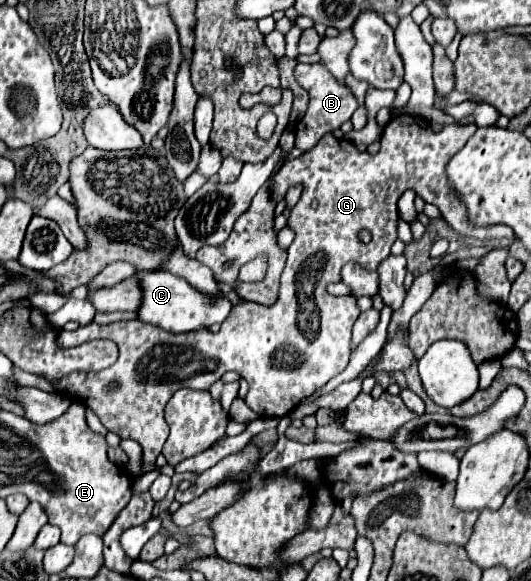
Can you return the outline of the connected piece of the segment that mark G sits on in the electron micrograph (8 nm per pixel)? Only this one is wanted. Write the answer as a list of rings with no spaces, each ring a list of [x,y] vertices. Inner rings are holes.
[[[399,115],[391,119],[391,125],[383,129],[383,141],[381,149],[375,157],[361,153],[351,141],[337,139],[333,133],[327,133],[321,137],[321,141],[307,153],[303,153],[297,159],[285,161],[279,171],[271,177],[271,197],[276,202],[283,201],[289,187],[303,185],[301,199],[291,211],[289,227],[295,231],[295,241],[289,247],[287,265],[281,275],[281,293],[279,299],[273,305],[259,305],[259,303],[241,303],[235,305],[231,311],[231,317],[227,317],[221,323],[221,329],[217,334],[212,334],[209,329],[189,331],[189,333],[167,333],[163,329],[157,329],[153,325],[141,323],[139,319],[133,321],[117,321],[109,325],[97,325],[89,323],[85,327],[79,327],[75,331],[59,331],[59,345],[61,347],[75,347],[83,341],[93,339],[111,339],[119,345],[119,359],[115,365],[111,365],[105,371],[99,373],[71,373],[63,379],[49,381],[55,389],[55,393],[61,393],[63,397],[71,401],[79,401],[87,405],[107,427],[107,431],[117,433],[121,439],[133,439],[143,447],[143,463],[145,471],[155,469],[155,459],[163,449],[163,443],[167,439],[167,423],[163,419],[163,407],[169,401],[171,393],[175,393],[181,387],[193,387],[197,391],[207,389],[207,375],[223,375],[225,371],[235,371],[243,375],[249,383],[249,393],[245,397],[245,403],[261,417],[281,417],[289,413],[303,397],[311,395],[319,387],[323,387],[331,377],[339,375],[347,363],[349,363],[349,339],[351,339],[351,325],[355,323],[355,317],[359,317],[359,309],[355,299],[347,297],[333,297],[325,293],[325,285],[331,281],[340,281],[341,267],[345,263],[356,262],[369,271],[375,271],[379,261],[389,255],[389,249],[393,241],[397,239],[397,199],[407,189],[415,189],[417,195],[421,195],[427,203],[433,203],[443,213],[443,219],[461,235],[475,237],[475,239],[515,239],[515,233],[507,225],[467,225],[467,211],[463,205],[455,205],[451,201],[451,185],[447,185],[445,177],[445,161],[451,157],[451,153],[459,151],[467,139],[477,131],[475,123],[467,125],[445,125],[441,131],[431,131],[427,121],[421,121],[421,117],[411,115]],[[367,229],[371,233],[371,241],[363,243],[359,239],[359,231]],[[117,381],[119,387],[115,391],[107,391],[107,383]]]

